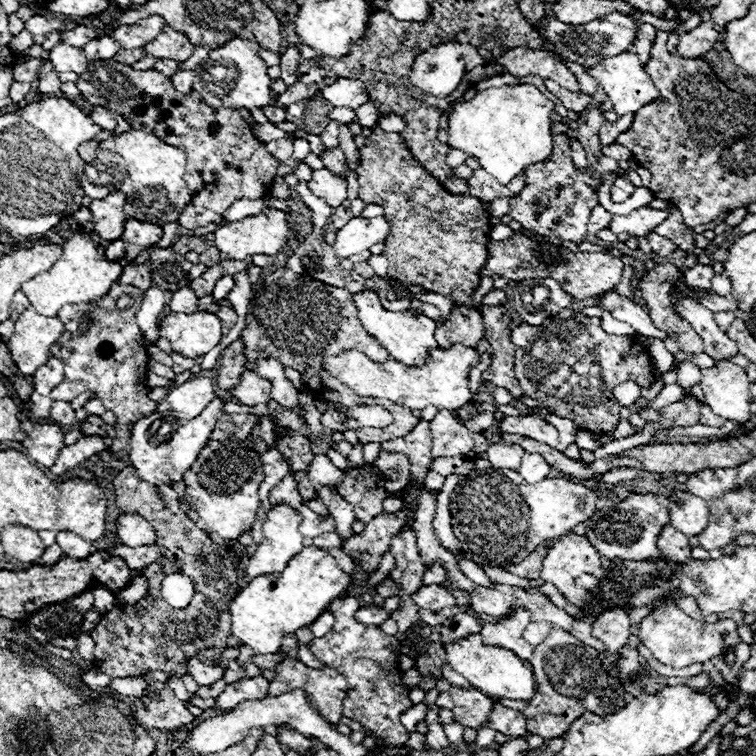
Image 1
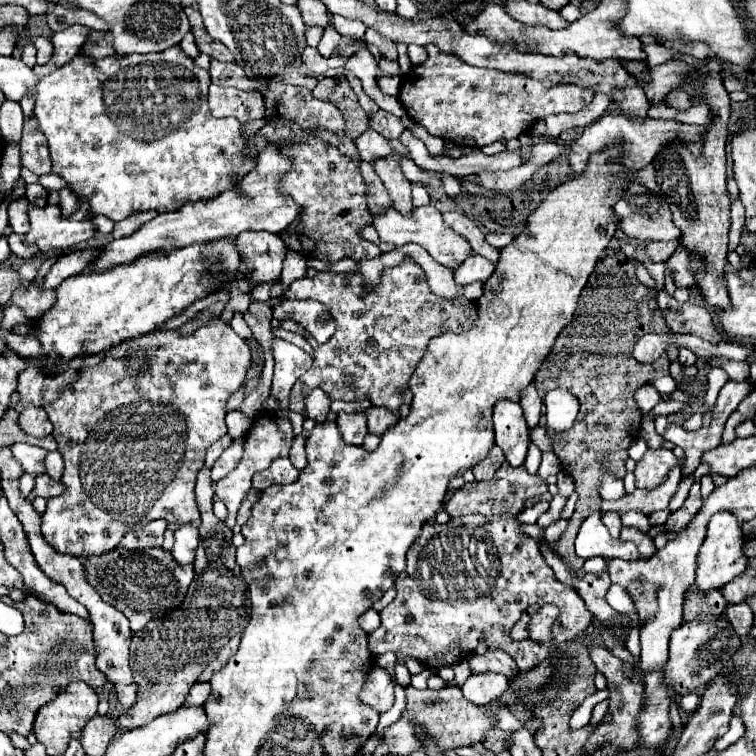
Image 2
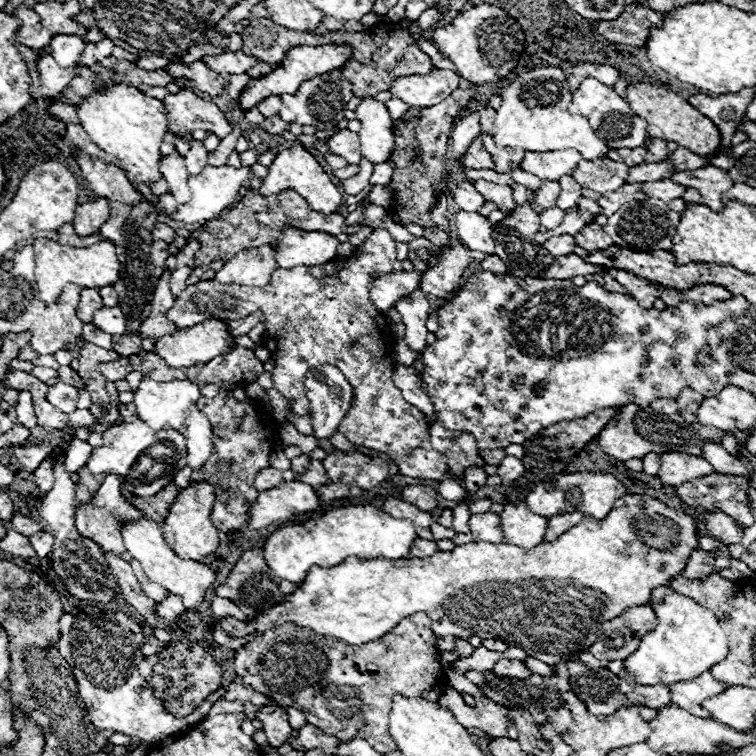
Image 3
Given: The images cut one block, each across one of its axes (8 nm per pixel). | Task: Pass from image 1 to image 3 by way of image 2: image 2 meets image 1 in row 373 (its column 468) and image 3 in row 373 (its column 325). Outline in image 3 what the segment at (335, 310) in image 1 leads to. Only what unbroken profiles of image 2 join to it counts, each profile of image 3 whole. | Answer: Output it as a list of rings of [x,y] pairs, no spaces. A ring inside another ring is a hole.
[[[376,228],[362,248],[364,254],[360,258],[336,256],[332,262],[316,268],[276,268],[270,284],[264,288],[200,280],[174,300],[166,318],[176,324],[176,328],[192,328],[210,316],[216,320],[238,320],[260,308],[266,320],[262,344],[270,350],[274,360],[274,388],[290,402],[298,416],[310,414],[306,388],[302,384],[304,374],[320,364],[338,366],[354,388],[354,404],[336,430],[354,444],[392,456],[404,476],[444,480],[448,474],[446,458],[430,444],[426,416],[416,406],[408,404],[392,382],[392,348],[396,336],[382,312],[368,300],[370,272],[392,272],[396,242],[388,230]]]

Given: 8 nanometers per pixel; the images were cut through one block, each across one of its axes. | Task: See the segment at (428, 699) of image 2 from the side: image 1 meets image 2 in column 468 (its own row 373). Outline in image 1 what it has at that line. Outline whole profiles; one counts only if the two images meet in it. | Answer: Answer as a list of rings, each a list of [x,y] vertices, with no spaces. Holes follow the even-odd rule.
[[[730,360],[716,362],[714,368],[702,370],[700,388],[704,402],[724,420],[744,424],[750,418],[750,382],[746,372]]]

